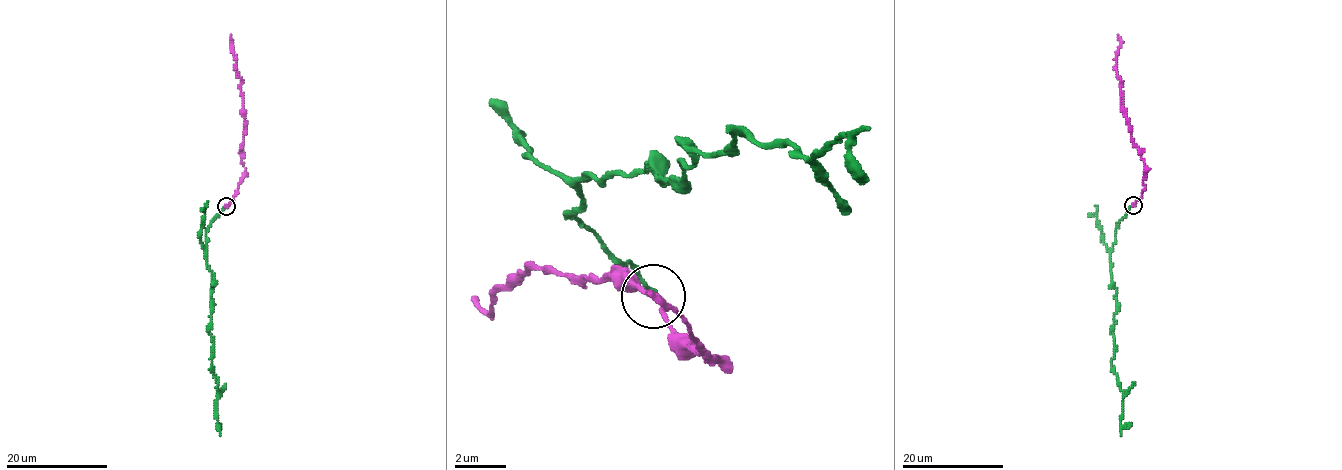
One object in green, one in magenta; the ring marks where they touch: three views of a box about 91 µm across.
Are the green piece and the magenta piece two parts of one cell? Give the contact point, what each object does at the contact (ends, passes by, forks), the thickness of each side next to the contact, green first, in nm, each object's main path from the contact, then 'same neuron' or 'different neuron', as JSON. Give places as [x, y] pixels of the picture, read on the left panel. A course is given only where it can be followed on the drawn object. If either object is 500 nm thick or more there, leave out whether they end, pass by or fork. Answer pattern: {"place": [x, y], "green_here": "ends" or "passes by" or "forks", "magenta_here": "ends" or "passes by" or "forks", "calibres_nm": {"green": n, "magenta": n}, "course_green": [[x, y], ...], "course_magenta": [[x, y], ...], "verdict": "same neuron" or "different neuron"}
{"place": [226, 206], "green_here": "ends", "magenta_here": "ends", "calibres_nm": {"green": 160, "magenta": 200}, "course_green": [[225, 207], [210, 224], [205, 248], [213, 274], [210, 330], [220, 436]], "course_magenta": [[225, 207], [234, 199], [244, 170], [241, 146], [246, 121], [231, 35]], "verdict": "same neuron"}

